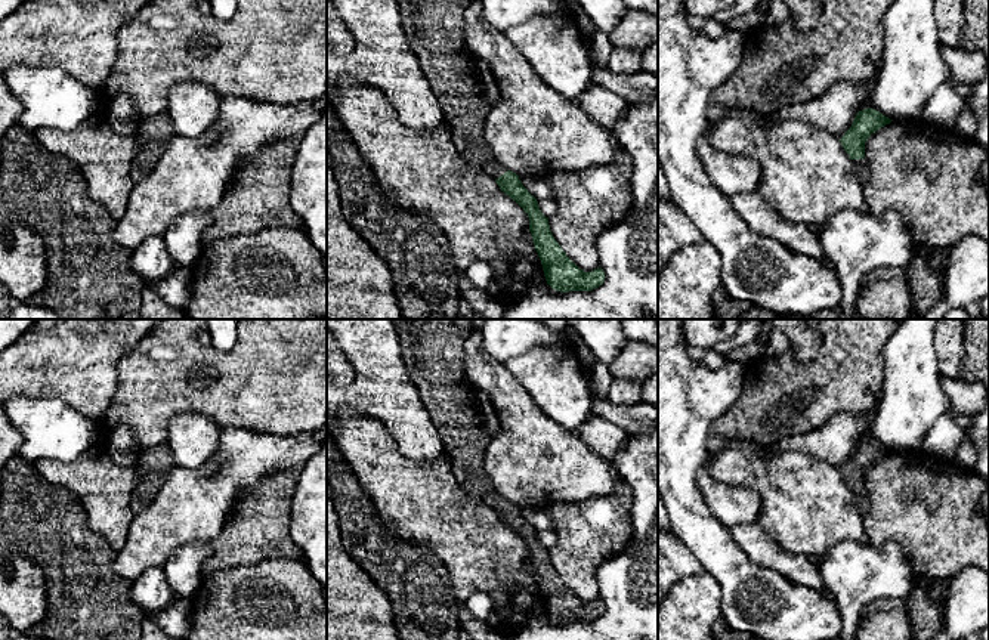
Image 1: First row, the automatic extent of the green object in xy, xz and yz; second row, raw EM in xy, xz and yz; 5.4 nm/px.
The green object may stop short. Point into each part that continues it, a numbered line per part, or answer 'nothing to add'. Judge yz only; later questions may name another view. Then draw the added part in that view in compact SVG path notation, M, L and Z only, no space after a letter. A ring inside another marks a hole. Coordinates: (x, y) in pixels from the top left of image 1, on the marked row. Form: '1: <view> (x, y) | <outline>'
1: yz (861, 166) | M860 158L860 160L852 160L853 166L854 166L854 171L856 174L865 180L869 171L869 163L866 161L866 158Z

